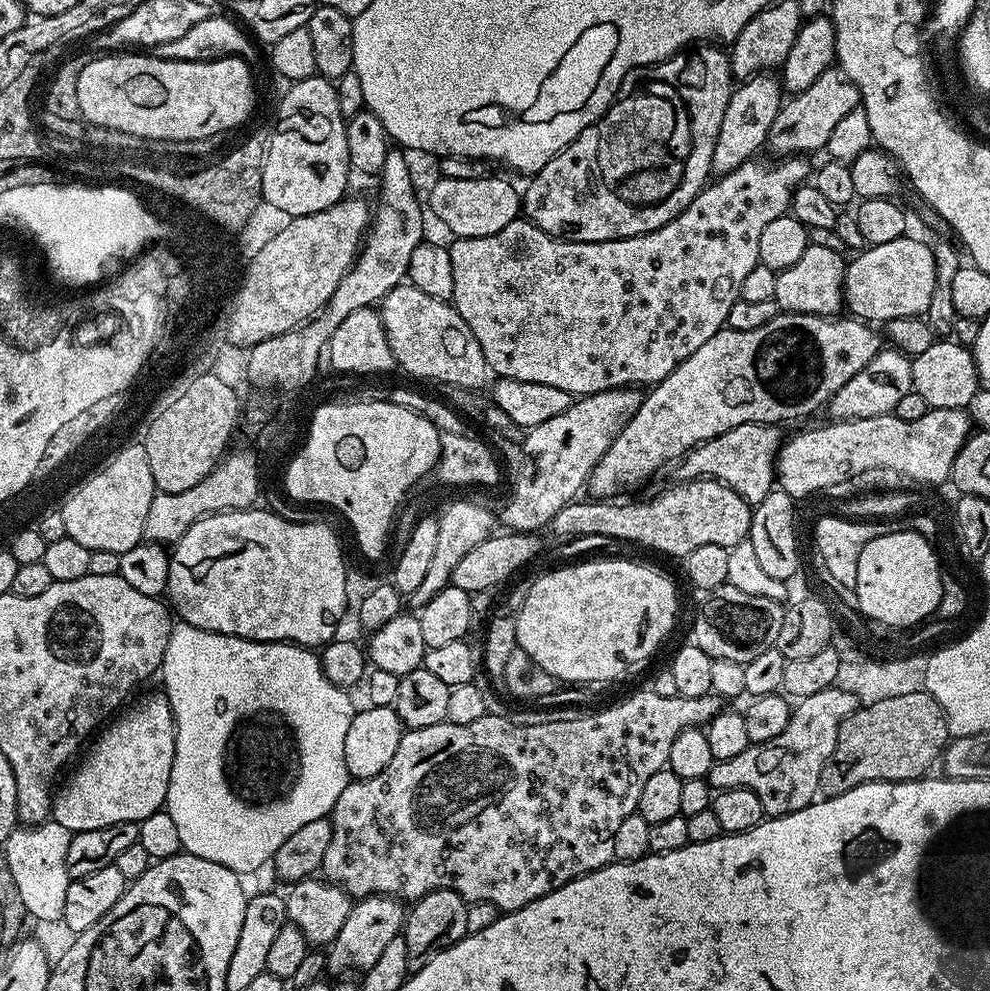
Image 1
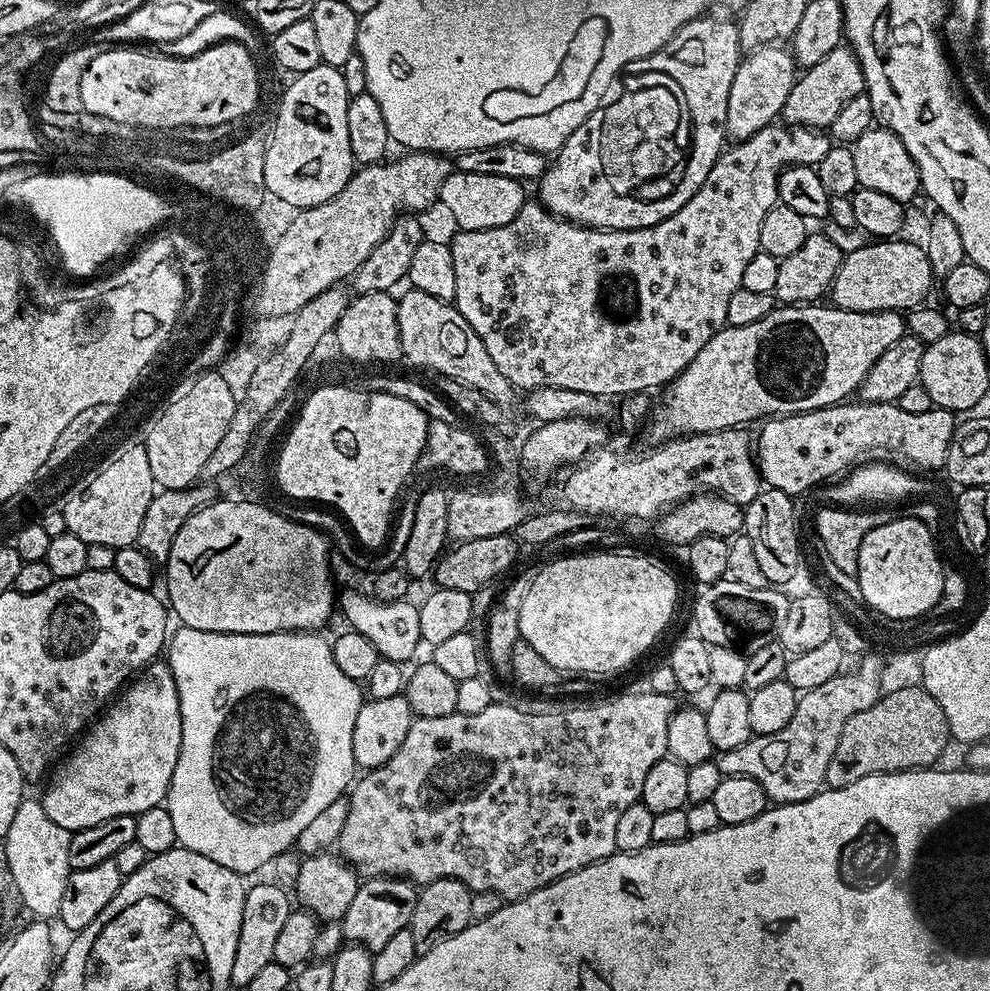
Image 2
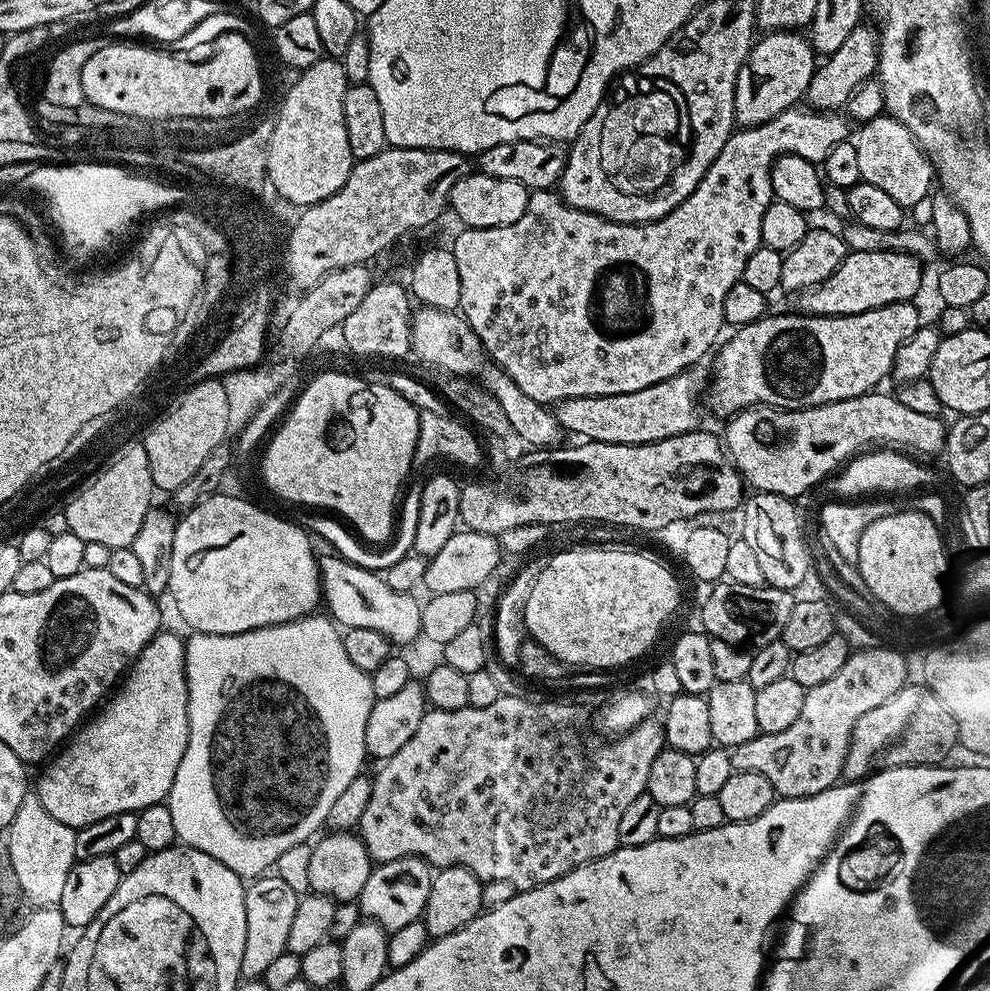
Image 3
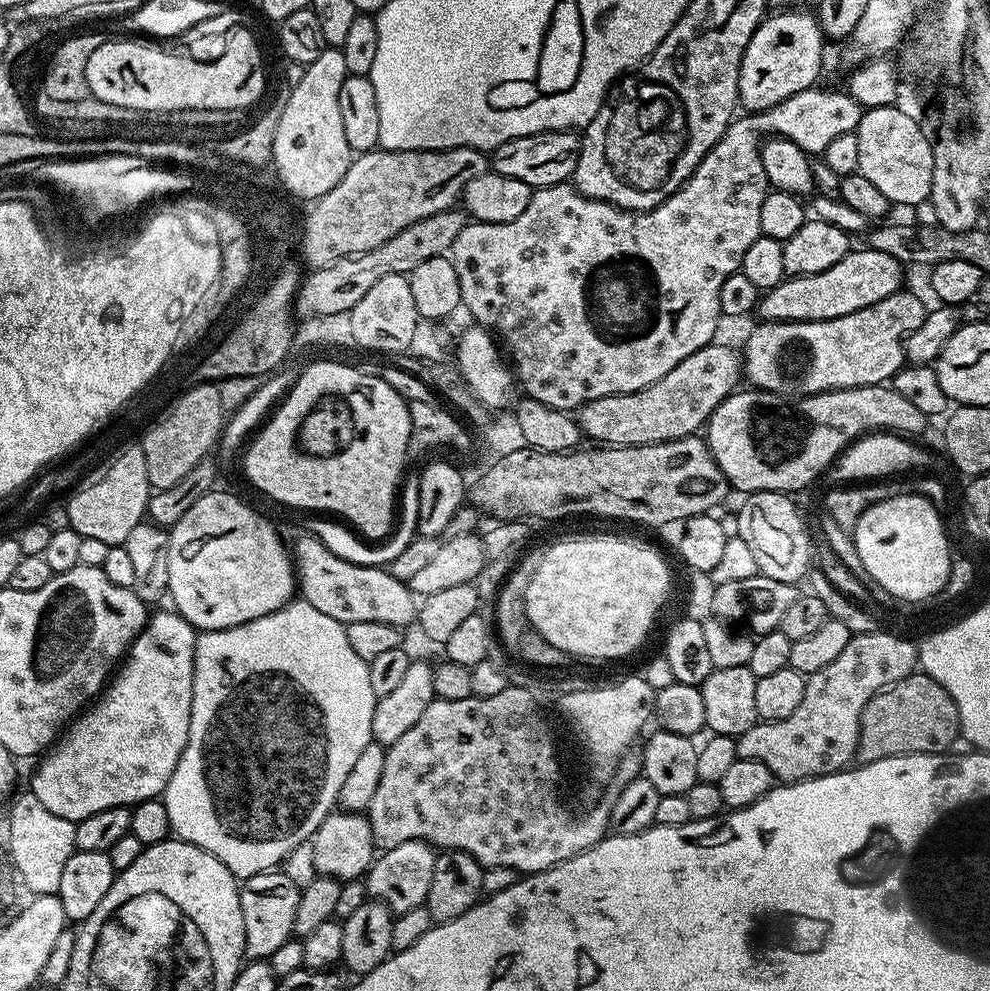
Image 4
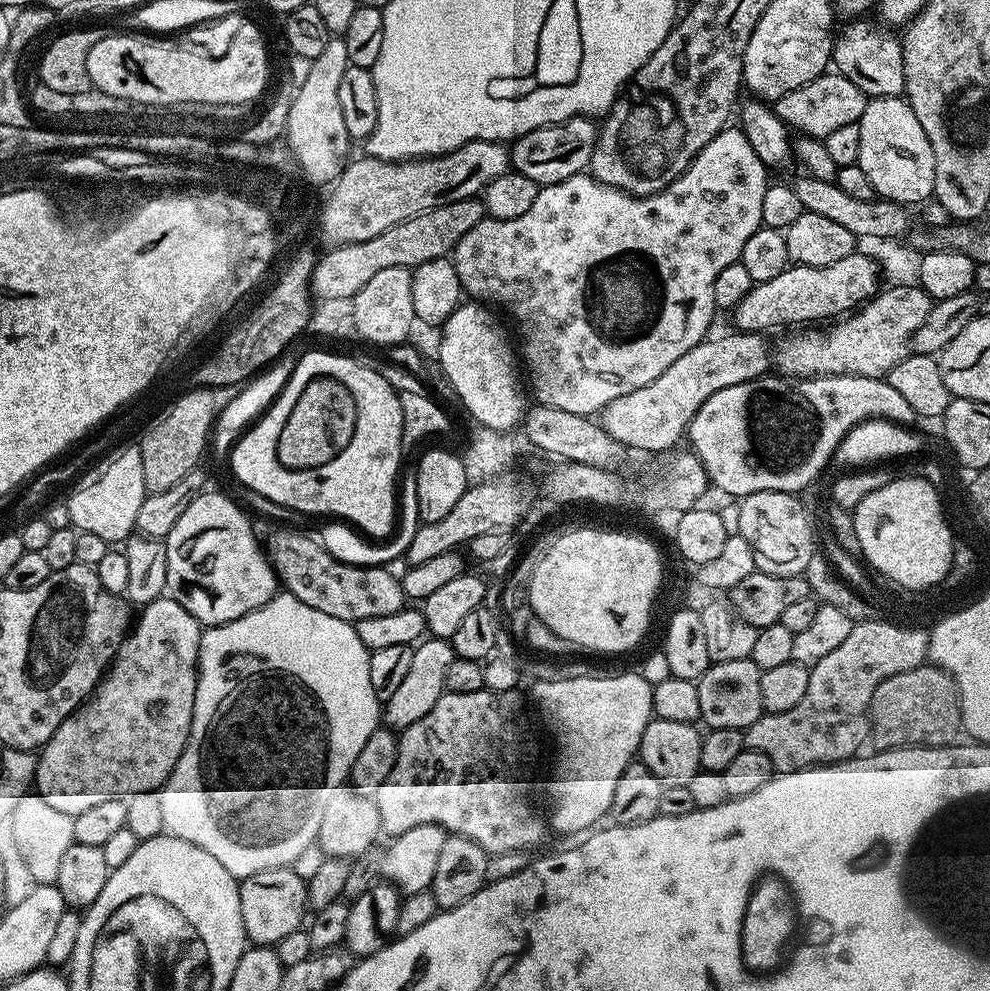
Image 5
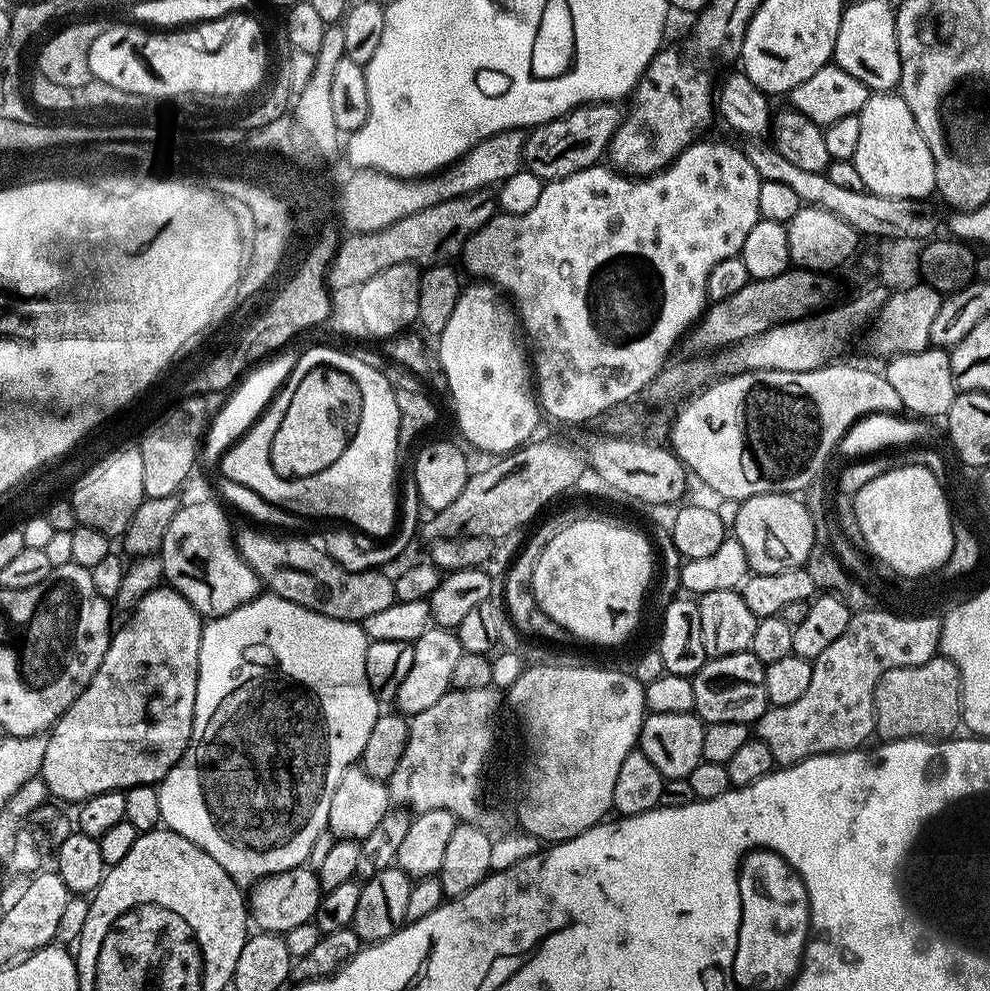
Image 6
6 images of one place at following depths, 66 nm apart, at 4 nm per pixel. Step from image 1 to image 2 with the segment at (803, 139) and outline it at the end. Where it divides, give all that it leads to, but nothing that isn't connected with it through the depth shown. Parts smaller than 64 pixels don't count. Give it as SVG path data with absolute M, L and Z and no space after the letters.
M841 46L830 50L830 54L822 58L822 62L811 65L805 72L808 73L805 76L803 73L797 79L784 107L782 120L785 125L817 130L831 129L834 118L838 118L842 111L842 106L846 106L852 98L865 95L862 66L851 47Z

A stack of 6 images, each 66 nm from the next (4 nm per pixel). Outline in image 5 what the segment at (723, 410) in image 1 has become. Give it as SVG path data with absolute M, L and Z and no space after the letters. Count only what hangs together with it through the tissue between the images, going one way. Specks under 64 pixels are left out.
M919 283L902 286L891 285L876 293L867 304L855 309L847 318L835 321L825 332L816 330L796 330L785 340L774 344L770 360L775 371L782 376L791 376L797 380L808 380L811 376L865 376L866 378L884 378L898 362L902 362L913 351L912 339L926 322L933 306L933 299L920 287Z

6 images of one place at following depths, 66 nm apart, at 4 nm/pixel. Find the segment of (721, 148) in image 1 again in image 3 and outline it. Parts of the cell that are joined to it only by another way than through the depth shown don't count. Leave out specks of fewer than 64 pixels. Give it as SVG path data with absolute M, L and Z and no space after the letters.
M796 30L769 32L761 35L753 43L748 60L738 74L738 82L734 90L737 125L765 124L787 108L797 107L805 99L810 78L818 67L818 56L809 37L800 35L804 34Z

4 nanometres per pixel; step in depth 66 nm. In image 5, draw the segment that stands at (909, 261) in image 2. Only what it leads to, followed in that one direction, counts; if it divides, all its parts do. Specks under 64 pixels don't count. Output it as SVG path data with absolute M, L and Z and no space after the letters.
M860 250L831 266L792 264L778 278L770 278L770 282L753 283L750 294L734 309L735 327L741 332L768 334L771 328L812 326L815 320L832 322L867 304L881 288L879 265Z

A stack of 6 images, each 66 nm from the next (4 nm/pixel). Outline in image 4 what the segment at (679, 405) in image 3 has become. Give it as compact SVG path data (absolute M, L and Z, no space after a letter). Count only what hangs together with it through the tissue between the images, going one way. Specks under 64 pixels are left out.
M713 342L702 350L694 350L694 354L678 362L670 374L642 390L598 398L582 405L578 410L581 433L585 437L593 436L604 446L661 444L699 433L712 417L712 411L741 387L744 376L741 349L720 343Z

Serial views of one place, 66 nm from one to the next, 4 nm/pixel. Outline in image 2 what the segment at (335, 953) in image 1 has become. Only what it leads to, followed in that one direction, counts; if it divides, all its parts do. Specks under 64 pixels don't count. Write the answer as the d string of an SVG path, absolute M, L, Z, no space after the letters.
M373 876L365 879L357 887L354 902L350 902L350 910L346 910L342 921L345 941L360 944L373 954L382 950L391 936L411 925L417 891L417 885L407 878Z

